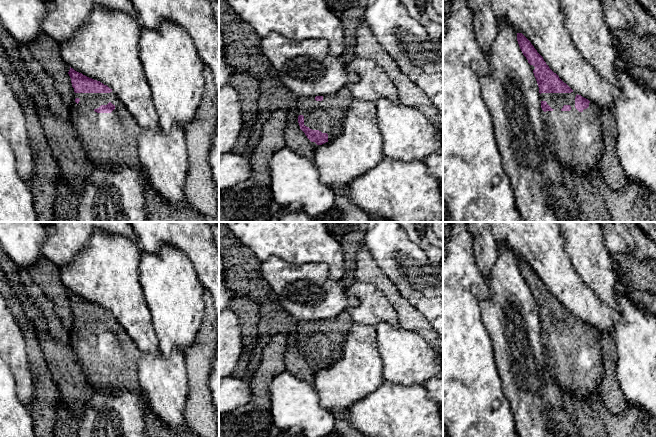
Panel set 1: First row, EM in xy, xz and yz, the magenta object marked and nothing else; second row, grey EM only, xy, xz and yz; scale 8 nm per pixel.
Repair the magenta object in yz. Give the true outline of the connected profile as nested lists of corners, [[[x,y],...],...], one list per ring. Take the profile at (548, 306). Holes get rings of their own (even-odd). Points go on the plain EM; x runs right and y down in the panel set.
[[[517,257],[517,265],[523,279],[531,289],[541,321],[542,347],[548,371],[556,386],[586,399],[596,393],[603,376],[603,359],[599,345],[599,331],[588,323],[576,318],[554,297],[537,276],[531,266]]]

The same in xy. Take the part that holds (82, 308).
[[[70,291],[72,330],[70,343],[81,369],[94,390],[108,389],[117,394],[122,390],[140,391],[137,345],[107,309],[89,302]]]

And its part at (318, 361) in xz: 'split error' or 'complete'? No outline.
split error

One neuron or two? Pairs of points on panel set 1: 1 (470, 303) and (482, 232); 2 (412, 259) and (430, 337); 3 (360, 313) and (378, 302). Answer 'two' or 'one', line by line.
1: two
2: two
3: one

